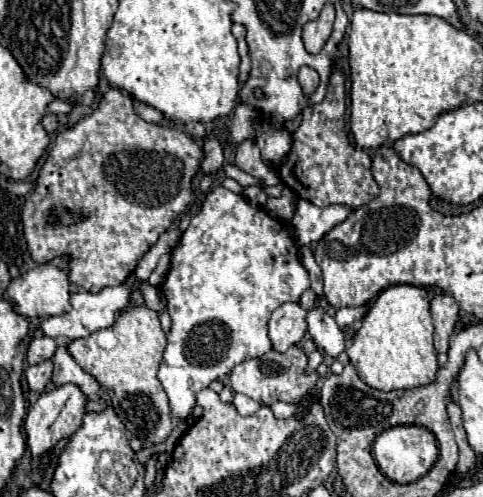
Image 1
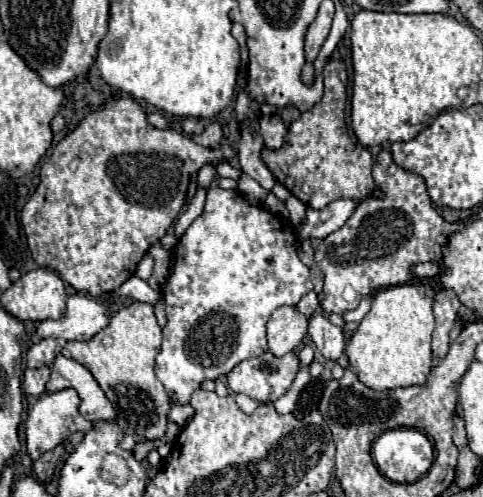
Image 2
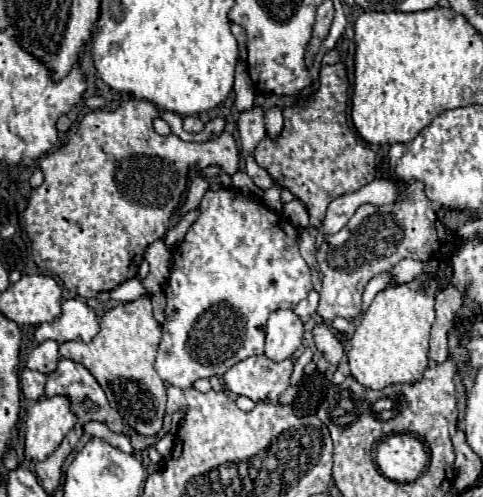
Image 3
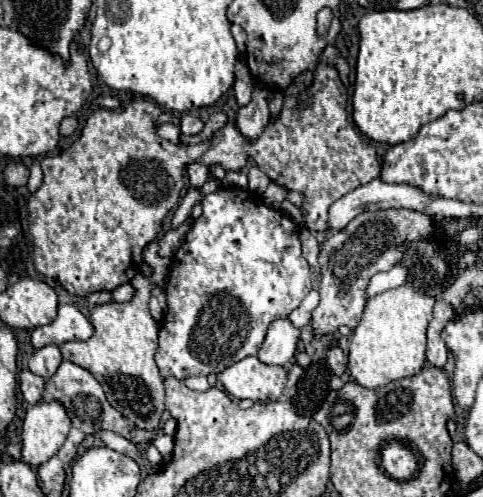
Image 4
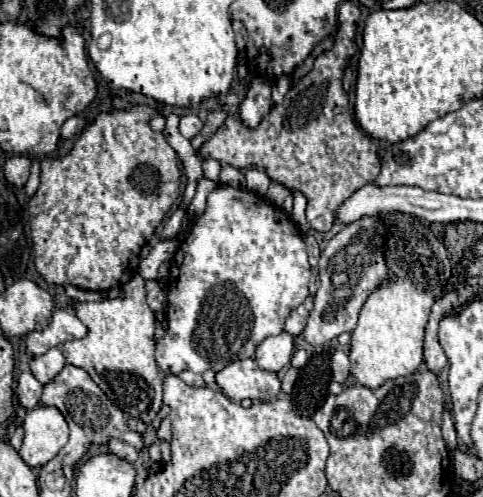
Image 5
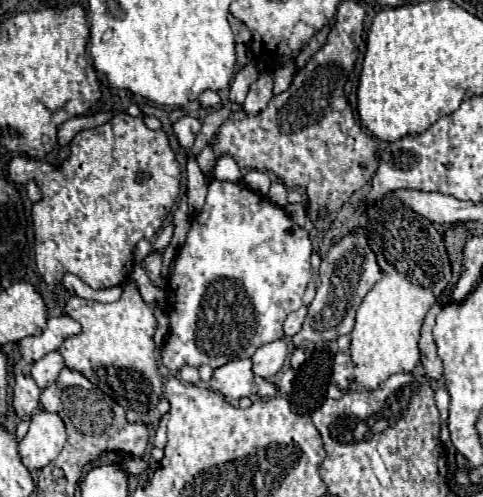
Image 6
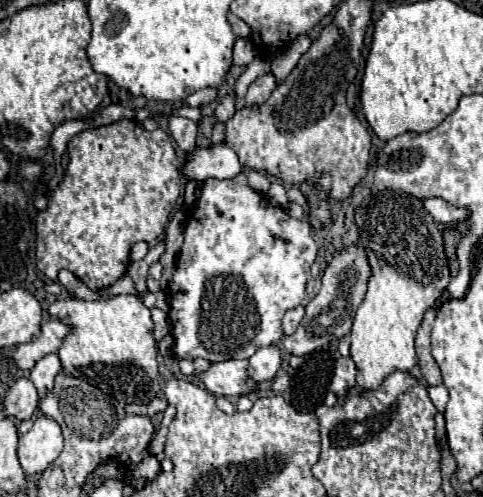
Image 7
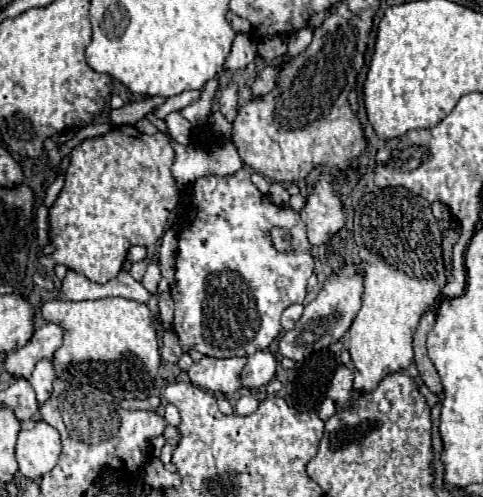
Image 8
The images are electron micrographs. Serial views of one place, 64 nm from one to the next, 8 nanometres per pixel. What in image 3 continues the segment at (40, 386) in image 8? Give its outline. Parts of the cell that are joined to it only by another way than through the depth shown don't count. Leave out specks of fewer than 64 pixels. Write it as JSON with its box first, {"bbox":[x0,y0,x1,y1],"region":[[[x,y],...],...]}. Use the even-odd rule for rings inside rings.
{"bbox":[26,340,60,374],"region":[[[46,340],[46,342],[38,344],[38,346],[28,354],[26,366],[28,366],[30,370],[38,370],[38,372],[50,374],[50,372],[56,370],[58,360],[60,360],[60,354],[58,354],[58,342]]]}

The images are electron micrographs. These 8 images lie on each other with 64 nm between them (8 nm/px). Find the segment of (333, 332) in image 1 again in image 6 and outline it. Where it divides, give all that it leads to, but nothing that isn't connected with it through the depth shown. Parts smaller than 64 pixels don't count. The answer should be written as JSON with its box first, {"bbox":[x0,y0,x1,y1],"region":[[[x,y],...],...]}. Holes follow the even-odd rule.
{"bbox":[332,352,354,392],"region":[[[338,352],[334,356],[334,366],[332,366],[332,382],[344,392],[348,390],[348,384],[354,380],[354,364],[350,360],[348,352]]]}

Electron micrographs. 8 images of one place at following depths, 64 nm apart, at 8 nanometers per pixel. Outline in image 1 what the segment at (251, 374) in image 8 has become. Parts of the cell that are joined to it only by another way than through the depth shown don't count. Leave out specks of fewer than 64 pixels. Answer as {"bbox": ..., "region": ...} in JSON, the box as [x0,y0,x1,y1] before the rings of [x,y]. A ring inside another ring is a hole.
{"bbox":[268,302,306,352],"region":[[[288,302],[276,308],[268,322],[272,346],[278,352],[286,352],[292,344],[298,344],[306,334],[306,310],[300,304]]]}

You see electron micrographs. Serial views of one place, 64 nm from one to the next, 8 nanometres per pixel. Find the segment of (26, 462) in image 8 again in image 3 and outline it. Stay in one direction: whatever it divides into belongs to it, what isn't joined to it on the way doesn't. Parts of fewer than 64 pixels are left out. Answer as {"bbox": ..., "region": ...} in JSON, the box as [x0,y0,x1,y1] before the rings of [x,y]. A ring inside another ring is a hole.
{"bbox":[24,396,78,462],"region":[[[42,396],[30,410],[26,418],[24,454],[32,462],[40,462],[50,456],[66,434],[76,426],[78,418],[70,410],[68,396]]]}

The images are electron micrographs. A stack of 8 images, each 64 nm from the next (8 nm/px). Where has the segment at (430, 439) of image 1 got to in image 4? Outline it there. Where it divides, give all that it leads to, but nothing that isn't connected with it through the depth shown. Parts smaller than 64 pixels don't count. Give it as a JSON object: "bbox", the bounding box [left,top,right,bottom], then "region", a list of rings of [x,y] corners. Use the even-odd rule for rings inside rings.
{"bbox":[380,440,419,480],"region":[[[392,440],[380,450],[380,466],[394,480],[408,480],[419,468],[419,456],[408,444]]]}

